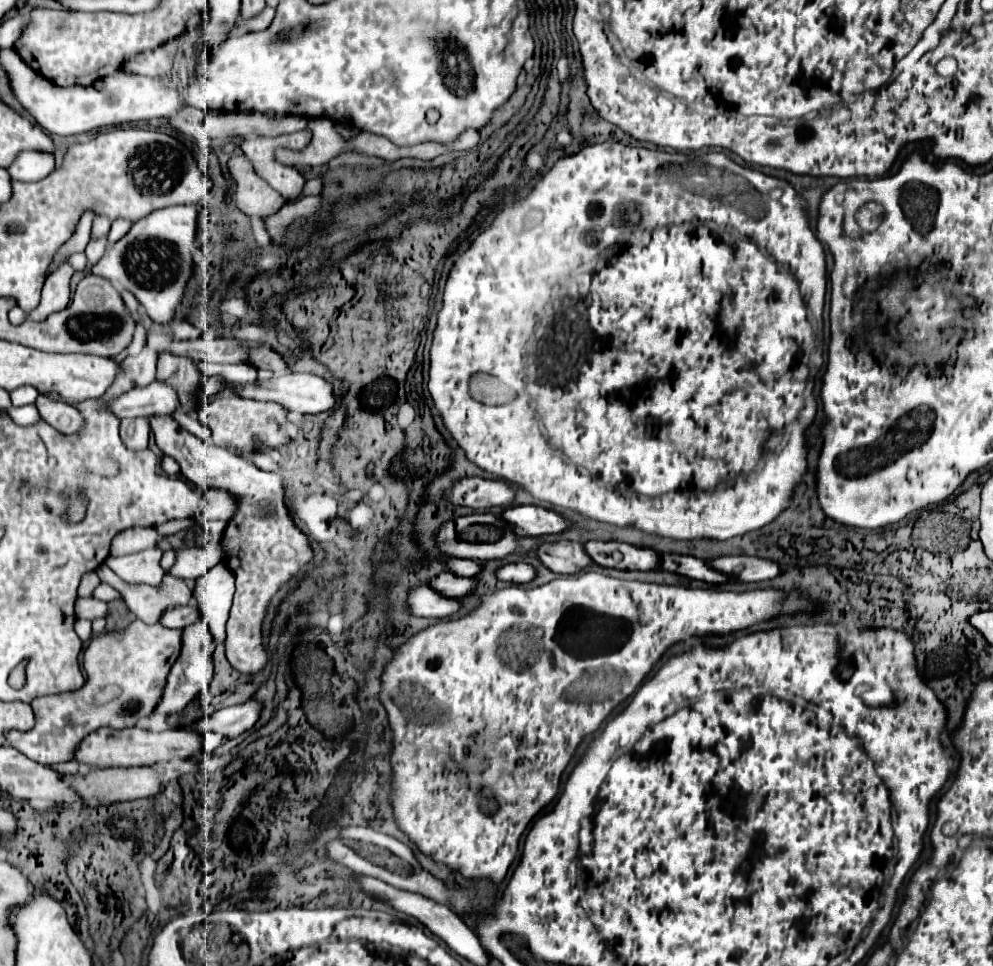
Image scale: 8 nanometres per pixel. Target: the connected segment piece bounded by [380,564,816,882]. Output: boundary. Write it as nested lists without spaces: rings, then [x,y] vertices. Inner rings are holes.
[[[590,564],[570,578],[559,574],[552,582],[538,587],[528,589],[525,584],[512,584],[510,588],[488,594],[470,614],[438,622],[414,634],[386,666],[380,700],[388,710],[393,733],[390,802],[396,810],[398,826],[436,862],[460,870],[466,878],[492,878],[500,882],[518,854],[520,836],[532,818],[558,794],[560,776],[576,746],[586,734],[596,732],[604,718],[641,686],[668,646],[690,636],[744,630],[782,612],[816,610],[808,596],[784,596],[784,592],[772,588],[736,594],[719,588],[660,586],[620,580],[616,570]],[[450,714],[454,714],[456,724],[450,724]],[[470,730],[474,730],[474,734],[486,730],[486,738],[494,738],[494,742],[498,742],[498,738],[512,740],[510,746],[506,746],[506,778],[510,778],[510,782],[506,782],[506,794],[502,794],[498,814],[482,814],[478,806],[470,806],[467,762],[458,758],[458,734],[470,734]],[[530,732],[536,734],[534,744],[526,740]],[[446,764],[450,770],[444,768]]]

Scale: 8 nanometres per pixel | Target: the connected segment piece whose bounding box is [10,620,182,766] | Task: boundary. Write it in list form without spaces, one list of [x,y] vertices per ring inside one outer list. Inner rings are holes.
[[[140,620],[132,622],[122,634],[106,632],[106,634],[100,634],[98,638],[92,638],[92,642],[84,648],[84,668],[88,672],[88,682],[80,690],[74,690],[74,692],[36,698],[32,702],[32,708],[36,714],[36,726],[28,732],[14,730],[10,734],[10,744],[18,748],[22,754],[26,754],[30,760],[34,762],[42,760],[42,764],[50,766],[50,764],[72,760],[80,742],[98,728],[104,728],[104,726],[114,728],[114,730],[132,728],[140,718],[148,716],[158,704],[158,698],[162,694],[162,684],[166,684],[166,676],[180,654],[180,646],[182,646],[180,630],[168,630],[160,624],[148,626]]]

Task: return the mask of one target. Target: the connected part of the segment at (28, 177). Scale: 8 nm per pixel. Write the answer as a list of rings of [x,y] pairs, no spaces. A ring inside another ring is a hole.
[[[20,152],[14,166],[8,168],[14,182],[36,182],[38,174],[50,174],[54,170],[54,156],[38,152]]]

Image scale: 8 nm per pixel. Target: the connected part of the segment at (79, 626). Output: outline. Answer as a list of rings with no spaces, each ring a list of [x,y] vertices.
[[[78,618],[78,622],[76,622],[76,634],[84,640],[84,642],[88,642],[90,638],[92,638],[92,622],[90,620],[80,620]]]

